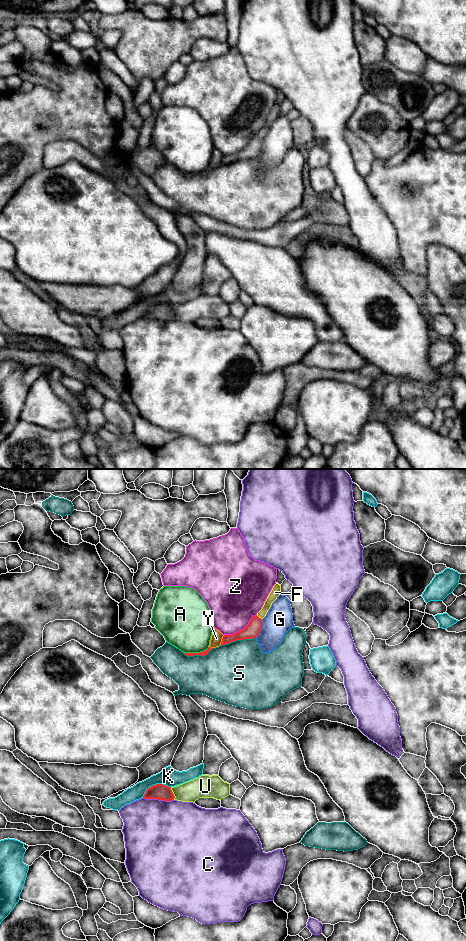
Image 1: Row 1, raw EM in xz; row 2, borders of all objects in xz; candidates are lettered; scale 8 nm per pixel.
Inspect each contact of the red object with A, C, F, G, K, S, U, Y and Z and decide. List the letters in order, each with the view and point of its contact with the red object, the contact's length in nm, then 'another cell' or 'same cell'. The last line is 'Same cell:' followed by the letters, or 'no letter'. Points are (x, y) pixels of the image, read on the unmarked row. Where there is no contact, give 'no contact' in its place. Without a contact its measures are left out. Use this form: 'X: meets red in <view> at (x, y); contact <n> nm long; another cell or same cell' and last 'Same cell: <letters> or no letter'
A: meets red in xz at (196, 173); contact 220 nm long; another cell
C: meets red in xz at (158, 319); contact 240 nm long; another cell
F: meets red in xz at (258, 137); contact 60 nm long; same cell
G: meets red in xz at (261, 148); contact 160 nm long; another cell
K: meets red in xz at (154, 305); contact 240 nm long; another cell
S: meets red in xz at (238, 159); contact 280 nm long; another cell
U: meets red in xz at (172, 313); contact 110 nm long; another cell
Y: meets red in xz at (222, 160); contact 90 nm long; another cell
Z: meets red in xz at (241, 150); contact 320 nm long; another cell
Same cell: F

